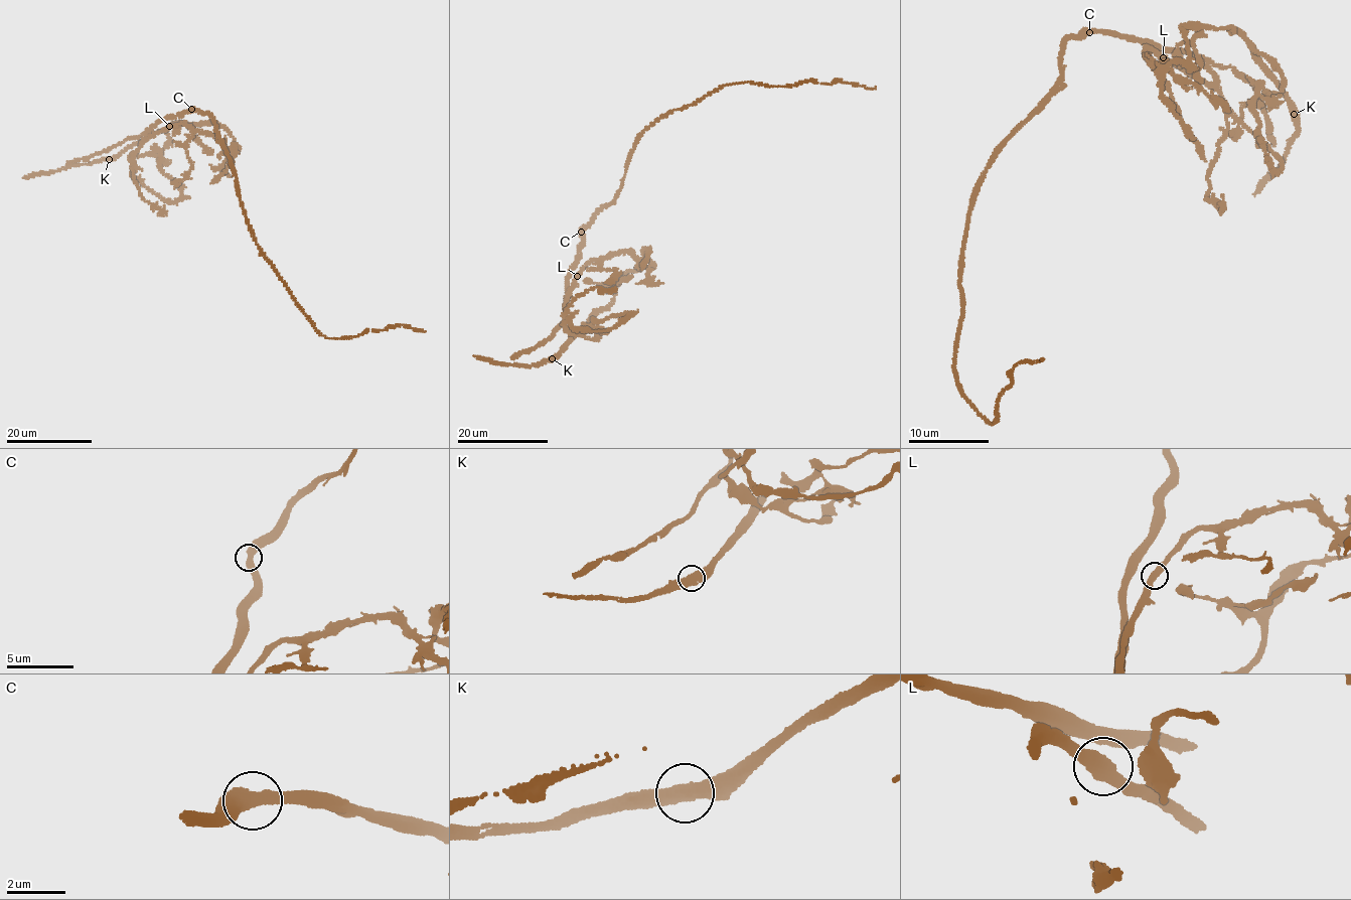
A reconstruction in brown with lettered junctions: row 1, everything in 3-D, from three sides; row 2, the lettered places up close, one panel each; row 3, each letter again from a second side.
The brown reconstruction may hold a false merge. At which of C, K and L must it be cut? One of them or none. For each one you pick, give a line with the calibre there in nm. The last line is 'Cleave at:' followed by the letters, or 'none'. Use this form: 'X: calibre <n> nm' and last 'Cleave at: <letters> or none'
Cleave at: none

